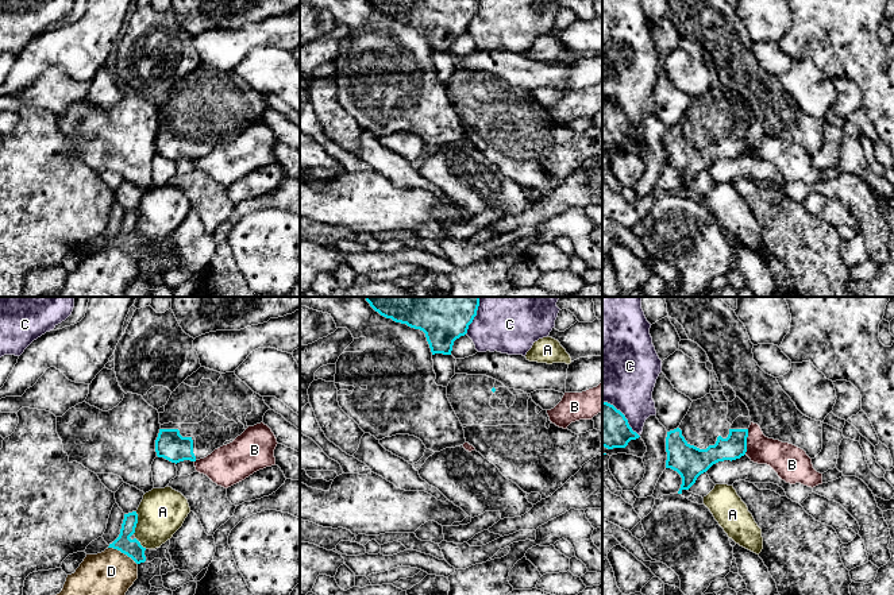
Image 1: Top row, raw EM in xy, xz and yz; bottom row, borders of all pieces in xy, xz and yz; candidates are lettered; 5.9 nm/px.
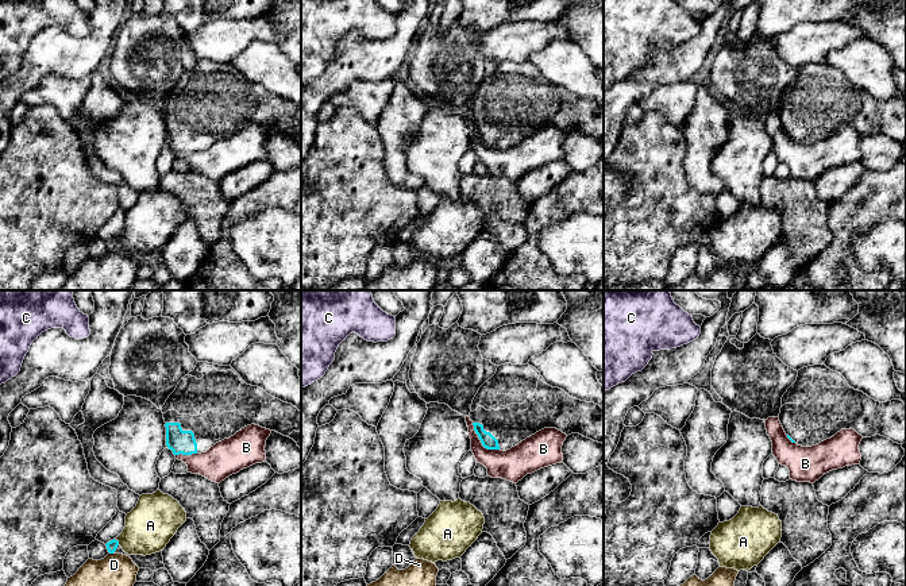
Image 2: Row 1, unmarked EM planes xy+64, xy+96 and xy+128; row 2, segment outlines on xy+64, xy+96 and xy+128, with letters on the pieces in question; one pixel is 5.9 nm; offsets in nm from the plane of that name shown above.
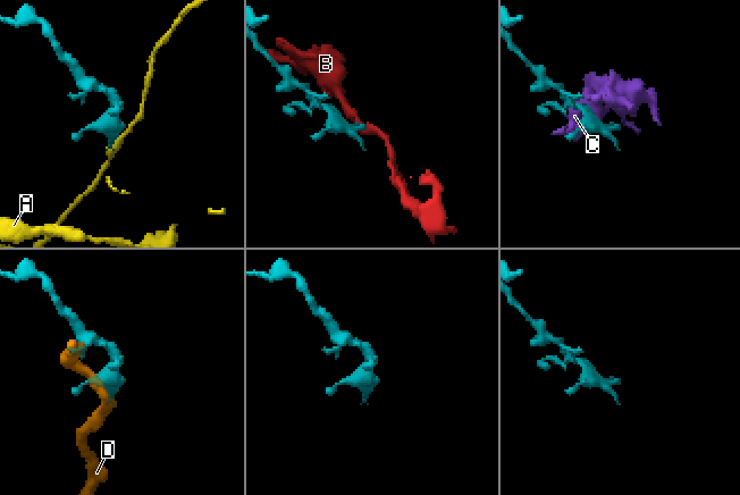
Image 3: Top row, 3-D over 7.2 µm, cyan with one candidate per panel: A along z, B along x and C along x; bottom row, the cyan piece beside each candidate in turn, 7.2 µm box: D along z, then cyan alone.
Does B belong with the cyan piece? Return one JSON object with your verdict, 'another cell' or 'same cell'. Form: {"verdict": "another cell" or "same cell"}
{"verdict": "another cell"}

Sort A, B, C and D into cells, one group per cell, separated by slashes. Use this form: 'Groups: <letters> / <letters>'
Groups: A / B / C / D

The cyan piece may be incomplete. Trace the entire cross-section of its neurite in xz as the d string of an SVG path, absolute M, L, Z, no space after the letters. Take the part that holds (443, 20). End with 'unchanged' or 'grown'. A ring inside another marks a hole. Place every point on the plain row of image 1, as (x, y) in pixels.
M369 0L386 16L425 31L432 53L451 53L454 39L467 31L479 0Z | unchanged

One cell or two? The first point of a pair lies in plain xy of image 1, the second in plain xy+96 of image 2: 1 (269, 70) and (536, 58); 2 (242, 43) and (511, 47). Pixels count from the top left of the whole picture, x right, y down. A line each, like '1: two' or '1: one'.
1: one
2: one

